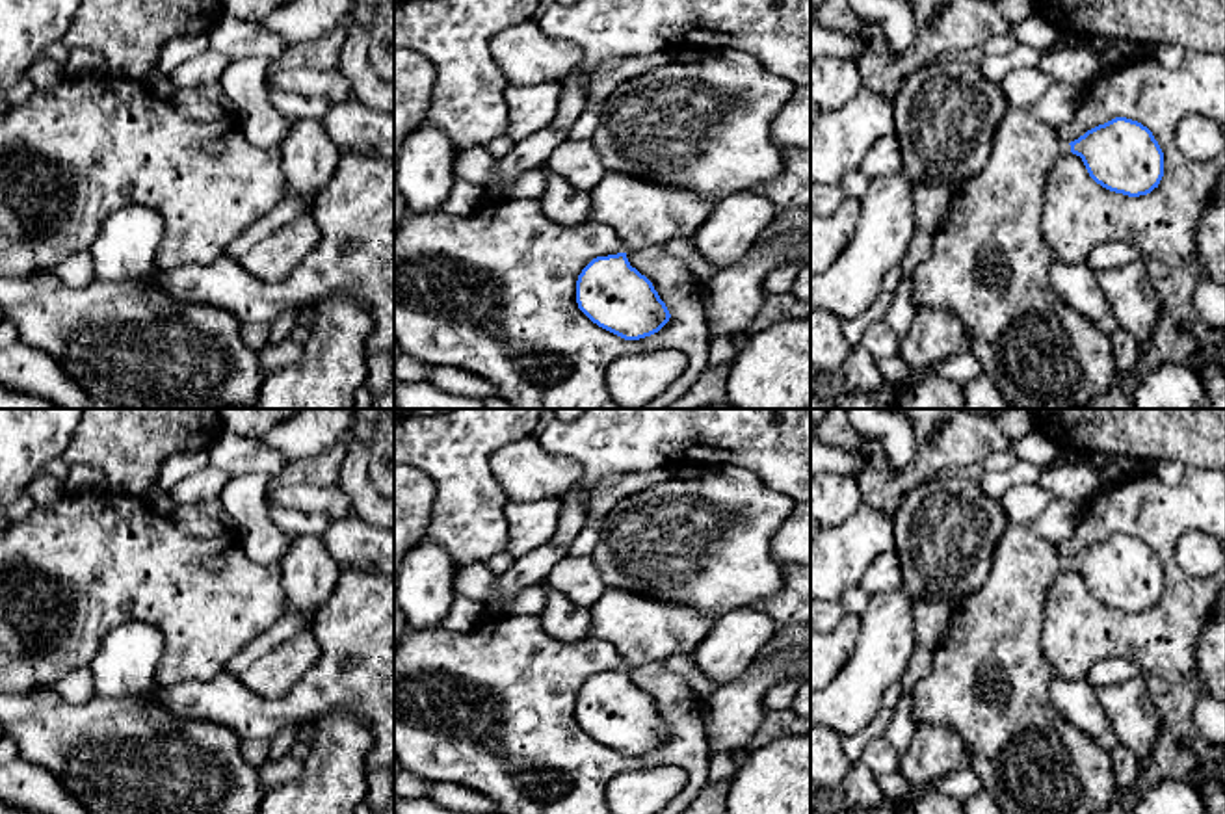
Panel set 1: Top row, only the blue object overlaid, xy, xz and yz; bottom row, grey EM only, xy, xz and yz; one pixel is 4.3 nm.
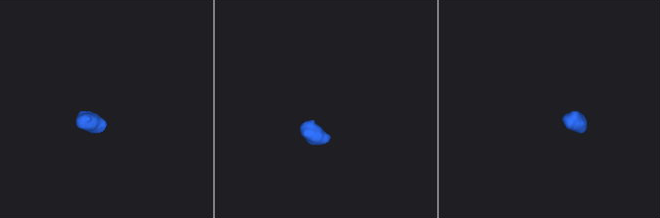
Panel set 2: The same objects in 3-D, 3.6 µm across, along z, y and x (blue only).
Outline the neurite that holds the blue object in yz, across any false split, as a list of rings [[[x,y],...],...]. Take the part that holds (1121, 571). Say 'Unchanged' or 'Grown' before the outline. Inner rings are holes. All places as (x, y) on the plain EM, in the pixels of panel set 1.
Grown. [[[1009,524],[994,548],[985,584],[954,604],[946,634],[933,650],[931,669],[911,691],[915,725],[954,729],[968,751],[972,771],[1004,814],[1097,814],[1115,801],[1110,751],[1065,721],[1048,697],[1054,671],[1041,647],[1045,598],[1050,582],[1069,569],[1082,574],[1097,600],[1128,613],[1151,610],[1164,593],[1164,569],[1153,548],[1138,537],[1115,533],[1069,559],[1030,528]]]

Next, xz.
Unchanged. [[[626,669],[597,673],[578,691],[578,725],[599,743],[639,756],[671,734],[652,699],[630,682]]]

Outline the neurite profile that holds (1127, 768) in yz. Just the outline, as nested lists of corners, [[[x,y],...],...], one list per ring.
[[[1117,743],[1110,751],[1117,790],[1128,790],[1138,784],[1141,764],[1139,758],[1125,745]]]

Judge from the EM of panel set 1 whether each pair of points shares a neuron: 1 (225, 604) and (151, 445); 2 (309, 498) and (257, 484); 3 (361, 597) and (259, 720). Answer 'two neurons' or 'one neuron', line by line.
1: two neurons
2: two neurons
3: one neuron

